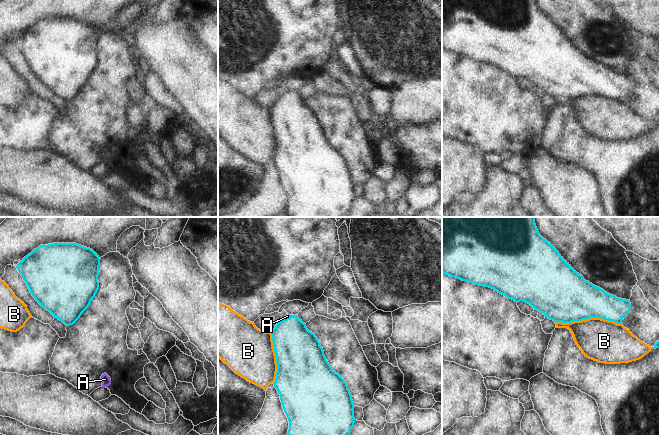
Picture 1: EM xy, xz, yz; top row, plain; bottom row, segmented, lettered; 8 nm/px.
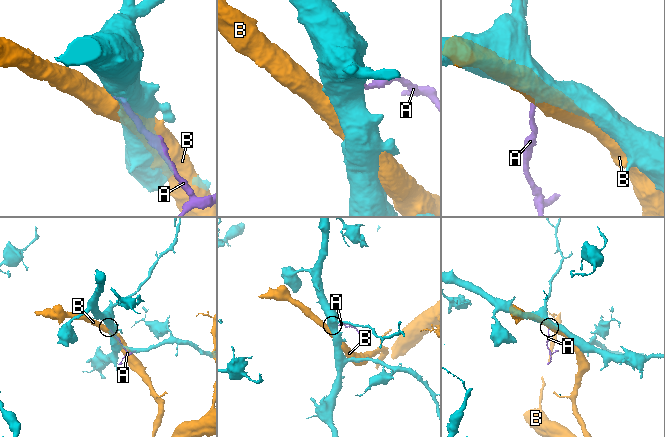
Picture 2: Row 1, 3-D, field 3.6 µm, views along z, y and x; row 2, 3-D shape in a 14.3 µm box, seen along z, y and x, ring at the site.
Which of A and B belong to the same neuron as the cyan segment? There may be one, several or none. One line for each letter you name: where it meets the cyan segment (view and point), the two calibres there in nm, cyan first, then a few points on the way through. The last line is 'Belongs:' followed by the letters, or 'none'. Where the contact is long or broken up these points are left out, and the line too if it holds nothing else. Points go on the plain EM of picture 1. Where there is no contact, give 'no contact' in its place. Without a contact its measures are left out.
A: contact xz (287, 94); calibres 340 and 30 nm; way xz (296, 123), (287, 94), (287, 92)
Belongs: A

